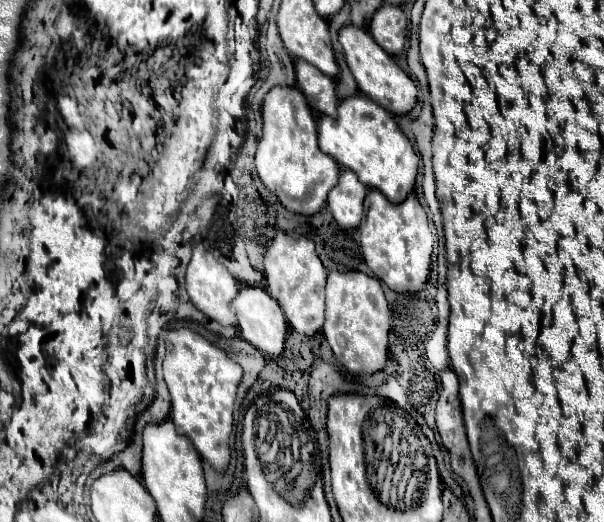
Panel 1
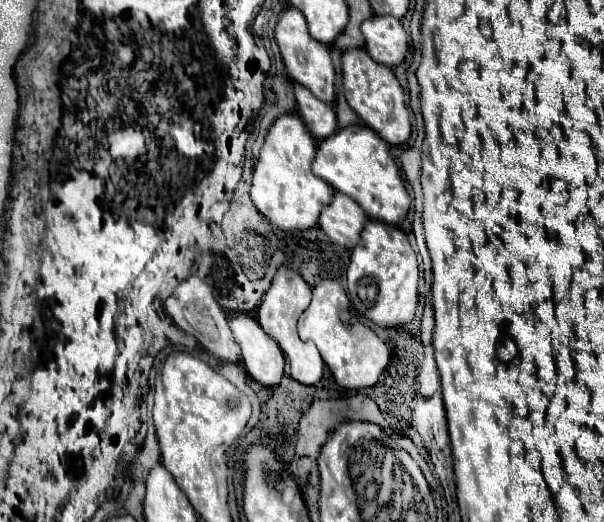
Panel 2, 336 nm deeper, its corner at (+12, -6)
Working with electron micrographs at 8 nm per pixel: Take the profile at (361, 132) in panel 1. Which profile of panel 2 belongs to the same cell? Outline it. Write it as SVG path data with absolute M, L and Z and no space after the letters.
M348 126L344 130L336 130L332 138L322 140L318 144L312 170L334 190L354 198L372 220L398 226L408 214L410 194L394 158L390 156L390 146L368 126Z

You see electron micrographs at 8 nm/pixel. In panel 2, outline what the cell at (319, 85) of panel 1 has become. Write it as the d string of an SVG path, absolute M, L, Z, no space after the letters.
M294 84L298 112L316 140L324 140L336 132L336 112L330 104L318 100L308 88Z

